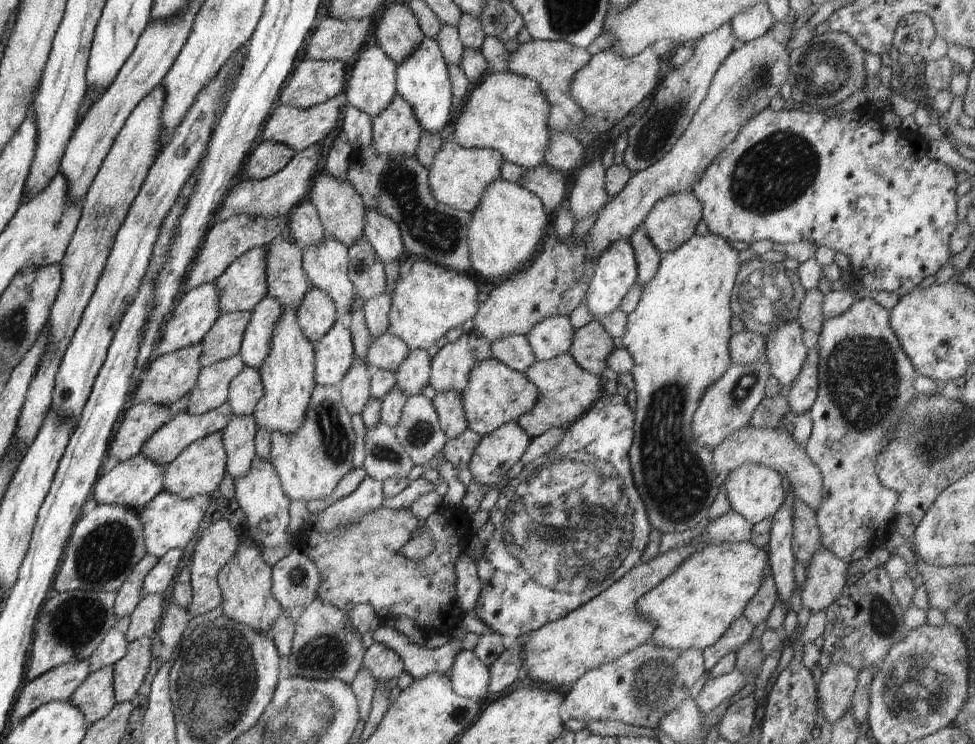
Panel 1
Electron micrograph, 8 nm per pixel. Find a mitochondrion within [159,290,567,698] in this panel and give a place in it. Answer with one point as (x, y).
(324, 654)

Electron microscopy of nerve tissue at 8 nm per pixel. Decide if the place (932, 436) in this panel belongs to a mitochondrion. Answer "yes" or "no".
yes

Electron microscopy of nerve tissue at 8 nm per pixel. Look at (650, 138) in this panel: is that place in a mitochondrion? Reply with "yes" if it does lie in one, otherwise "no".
yes

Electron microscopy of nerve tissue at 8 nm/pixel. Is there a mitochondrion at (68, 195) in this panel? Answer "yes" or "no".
no

